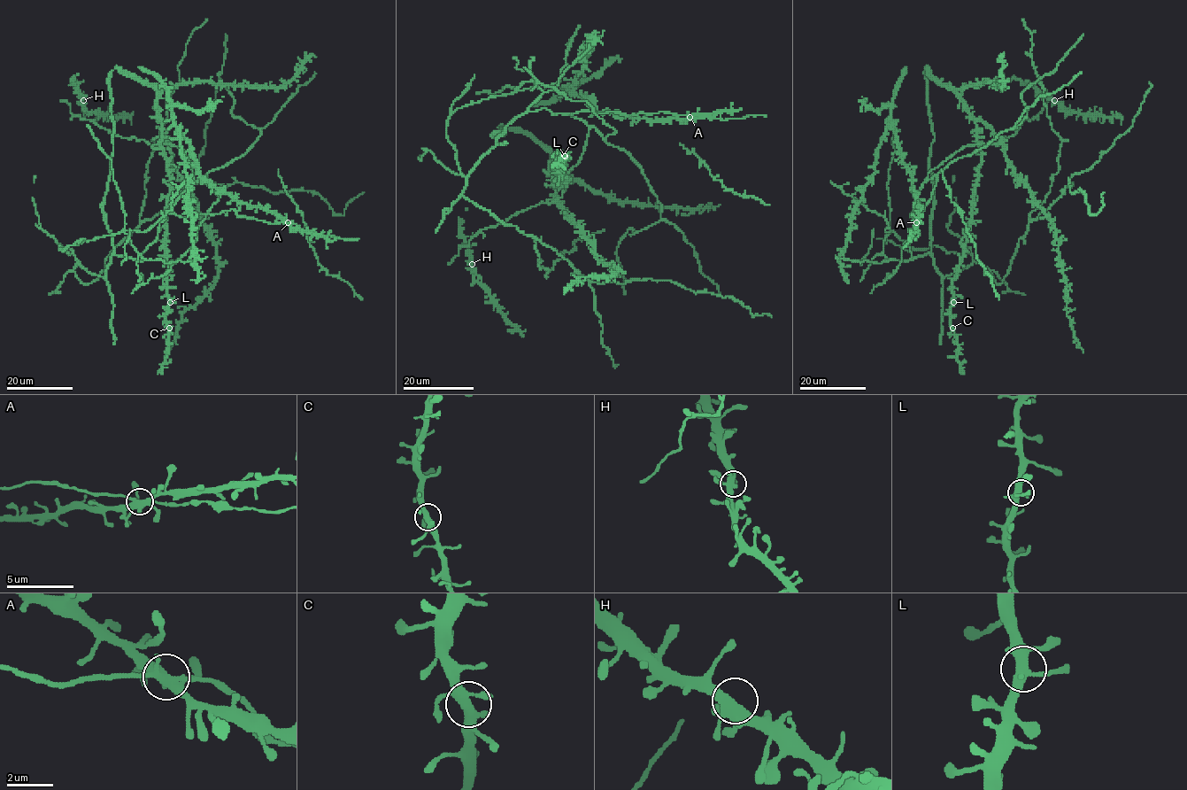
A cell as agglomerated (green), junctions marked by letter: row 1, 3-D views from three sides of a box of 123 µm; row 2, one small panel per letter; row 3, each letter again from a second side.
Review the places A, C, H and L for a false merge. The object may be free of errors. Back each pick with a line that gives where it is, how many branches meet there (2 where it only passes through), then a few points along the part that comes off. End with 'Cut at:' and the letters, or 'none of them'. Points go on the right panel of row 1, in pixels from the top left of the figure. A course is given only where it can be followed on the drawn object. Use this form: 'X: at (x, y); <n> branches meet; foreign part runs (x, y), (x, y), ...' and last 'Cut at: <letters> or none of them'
Cut at: none of them

